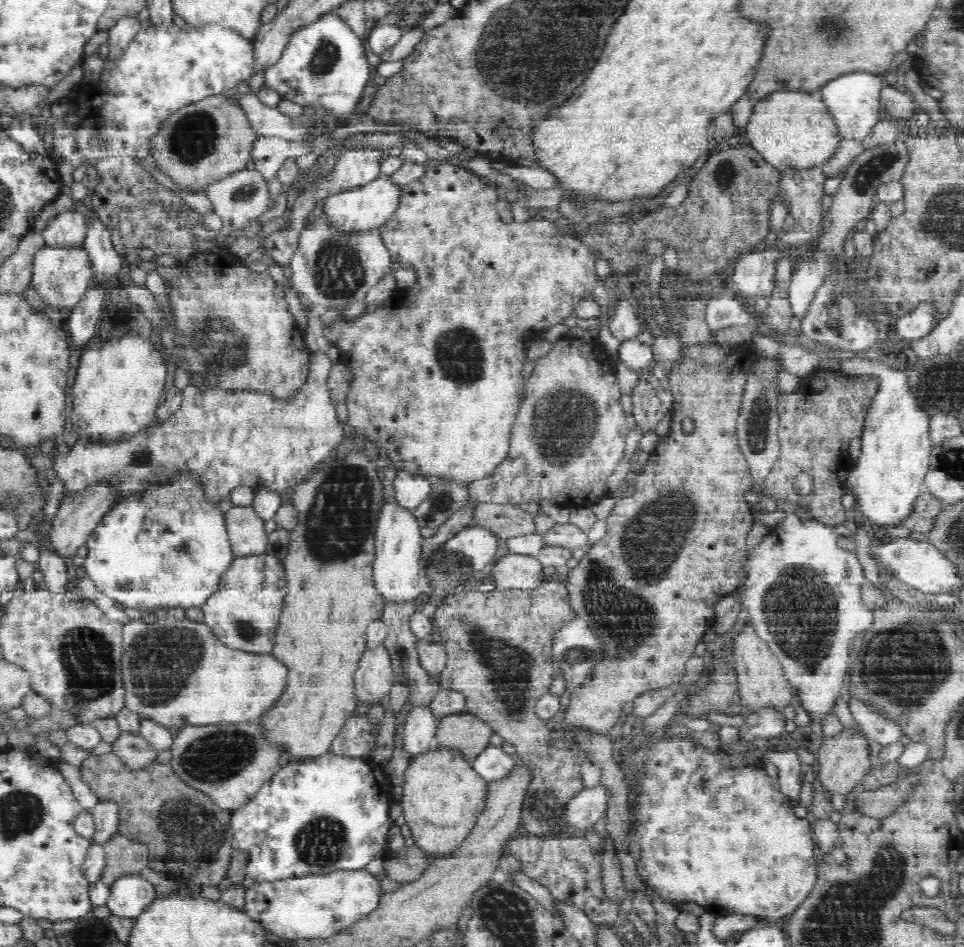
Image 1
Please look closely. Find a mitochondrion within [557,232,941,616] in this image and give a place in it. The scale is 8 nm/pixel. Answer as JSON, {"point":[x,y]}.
{"point":[758,436]}

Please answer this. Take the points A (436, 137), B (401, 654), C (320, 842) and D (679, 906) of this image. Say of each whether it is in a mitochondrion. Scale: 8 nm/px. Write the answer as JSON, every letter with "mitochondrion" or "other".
{"A":"other","B":"mitochondrion","C":"mitochondrion","D":"other"}

